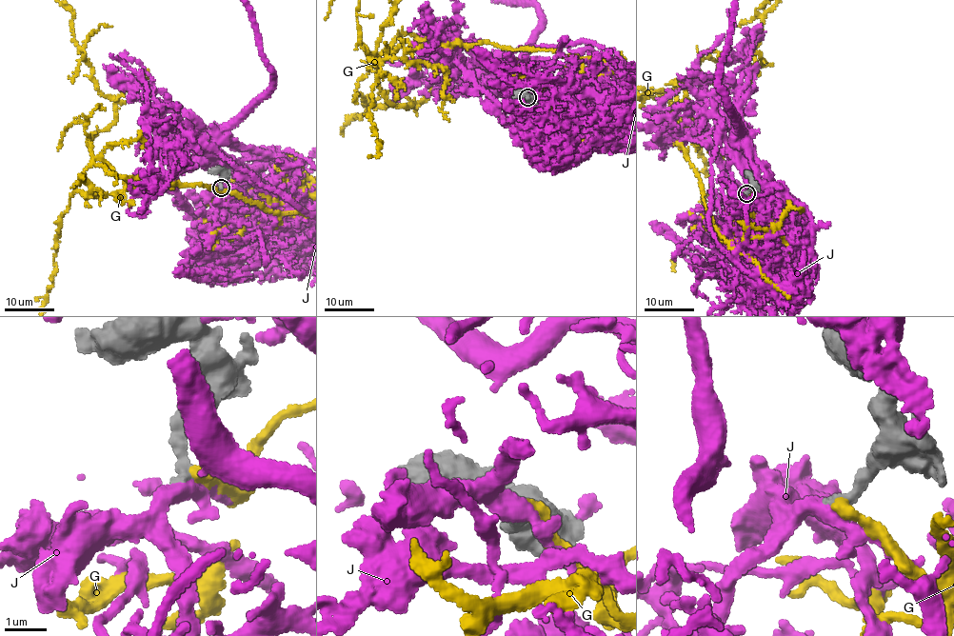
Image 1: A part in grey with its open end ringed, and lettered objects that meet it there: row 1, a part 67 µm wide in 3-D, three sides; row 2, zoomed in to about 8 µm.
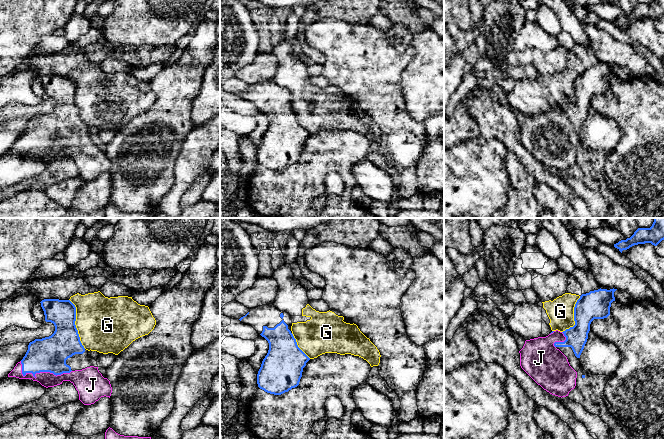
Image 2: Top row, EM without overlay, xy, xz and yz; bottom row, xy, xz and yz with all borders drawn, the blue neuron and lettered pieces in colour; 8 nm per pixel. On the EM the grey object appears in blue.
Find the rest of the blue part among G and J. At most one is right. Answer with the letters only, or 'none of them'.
J

